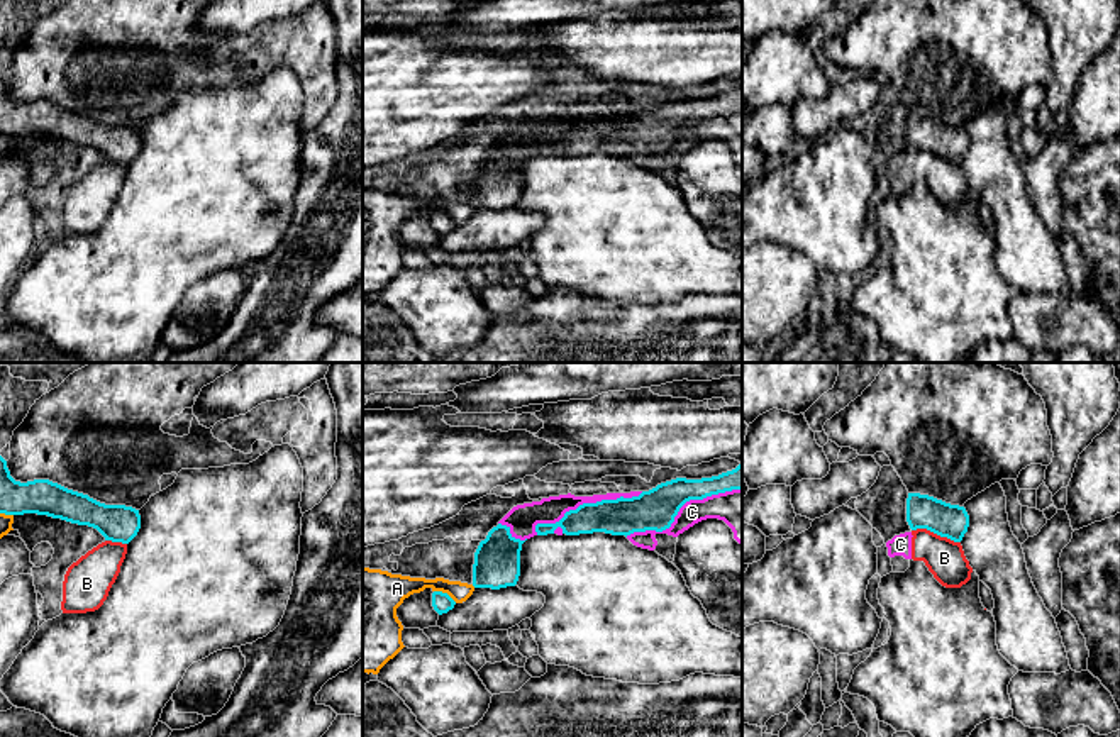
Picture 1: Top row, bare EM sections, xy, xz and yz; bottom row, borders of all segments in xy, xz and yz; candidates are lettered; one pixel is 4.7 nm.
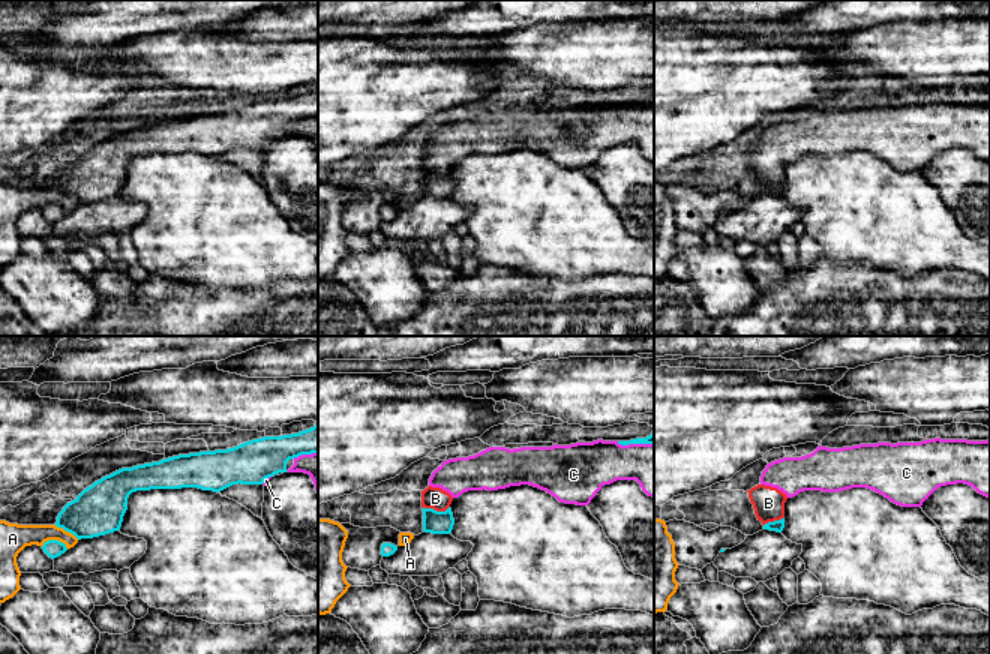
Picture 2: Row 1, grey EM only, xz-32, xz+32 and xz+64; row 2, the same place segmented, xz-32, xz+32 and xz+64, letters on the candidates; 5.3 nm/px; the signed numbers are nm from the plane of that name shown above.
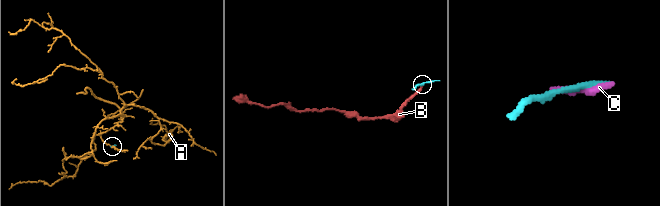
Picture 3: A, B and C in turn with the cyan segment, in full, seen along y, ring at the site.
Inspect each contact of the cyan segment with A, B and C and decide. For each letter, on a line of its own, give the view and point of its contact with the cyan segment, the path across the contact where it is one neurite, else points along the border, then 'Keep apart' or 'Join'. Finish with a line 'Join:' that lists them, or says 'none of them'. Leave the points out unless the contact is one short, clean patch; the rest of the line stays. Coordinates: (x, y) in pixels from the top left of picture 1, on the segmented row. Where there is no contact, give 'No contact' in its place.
A: Touches cyan at xz (446, 593). Keep apart
B: Touches cyan at yz (936, 532). Boundary: yz (912, 529), (929, 529), (959, 543). Keep apart
C: Touches cyan at xz (680, 507). Keep apart
Join: none of them

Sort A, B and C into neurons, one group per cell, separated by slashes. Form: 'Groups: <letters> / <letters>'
Groups: A / B C

